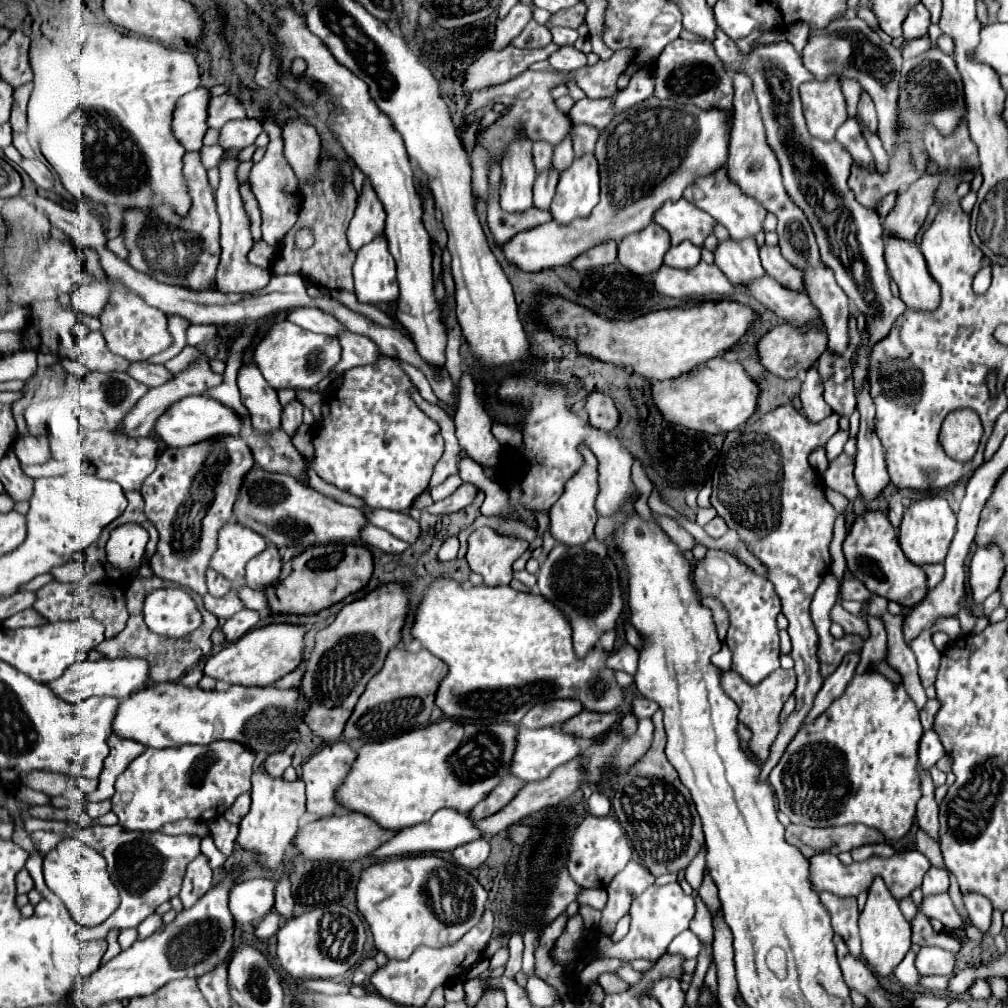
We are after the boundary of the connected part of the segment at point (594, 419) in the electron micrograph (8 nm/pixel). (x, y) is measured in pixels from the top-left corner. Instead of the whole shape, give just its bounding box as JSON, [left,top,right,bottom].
[584,393,620,431]

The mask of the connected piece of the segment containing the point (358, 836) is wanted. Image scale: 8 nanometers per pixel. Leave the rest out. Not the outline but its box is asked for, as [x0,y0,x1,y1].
[294,813,394,861]

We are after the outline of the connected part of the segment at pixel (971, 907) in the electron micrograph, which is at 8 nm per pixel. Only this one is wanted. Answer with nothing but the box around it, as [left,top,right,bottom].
[964,895,992,933]

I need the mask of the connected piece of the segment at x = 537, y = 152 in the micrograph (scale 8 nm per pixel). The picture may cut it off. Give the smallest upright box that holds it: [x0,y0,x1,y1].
[534,141,552,173]

